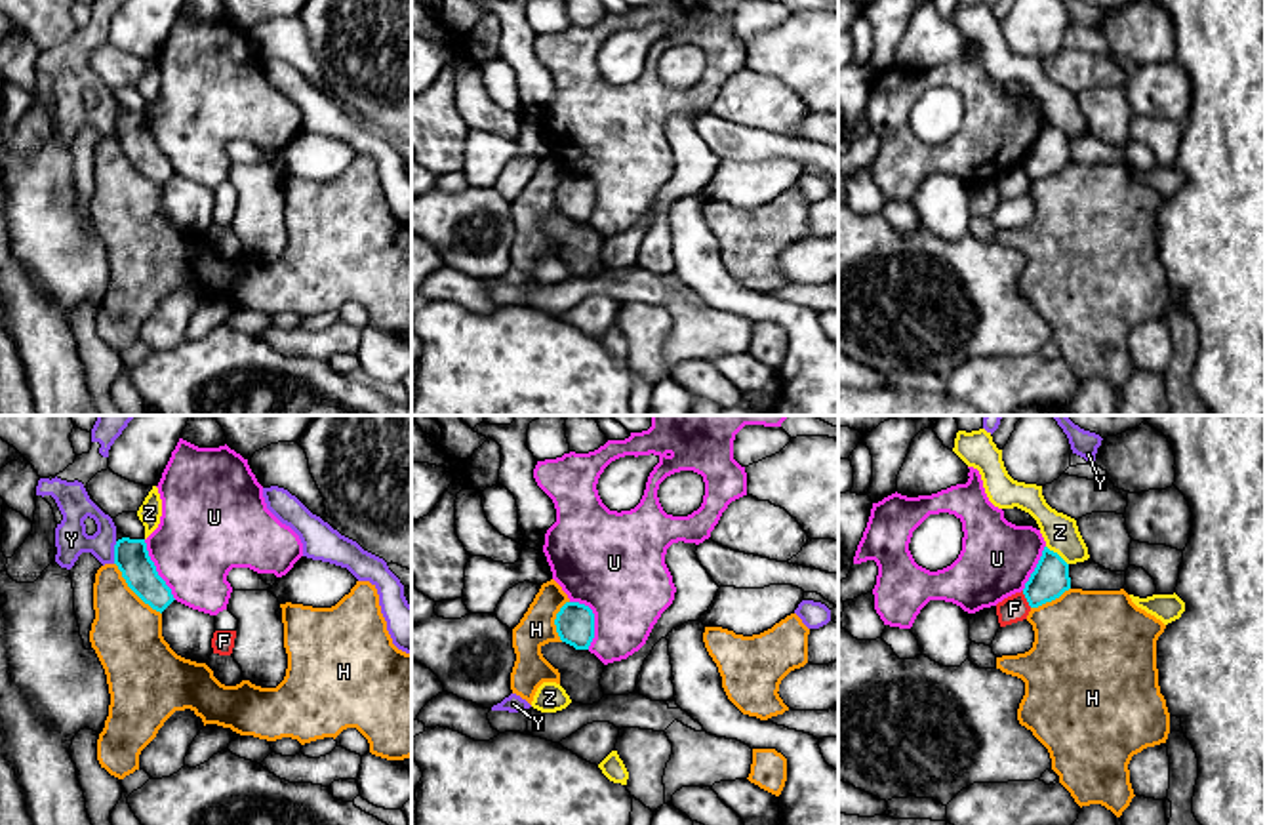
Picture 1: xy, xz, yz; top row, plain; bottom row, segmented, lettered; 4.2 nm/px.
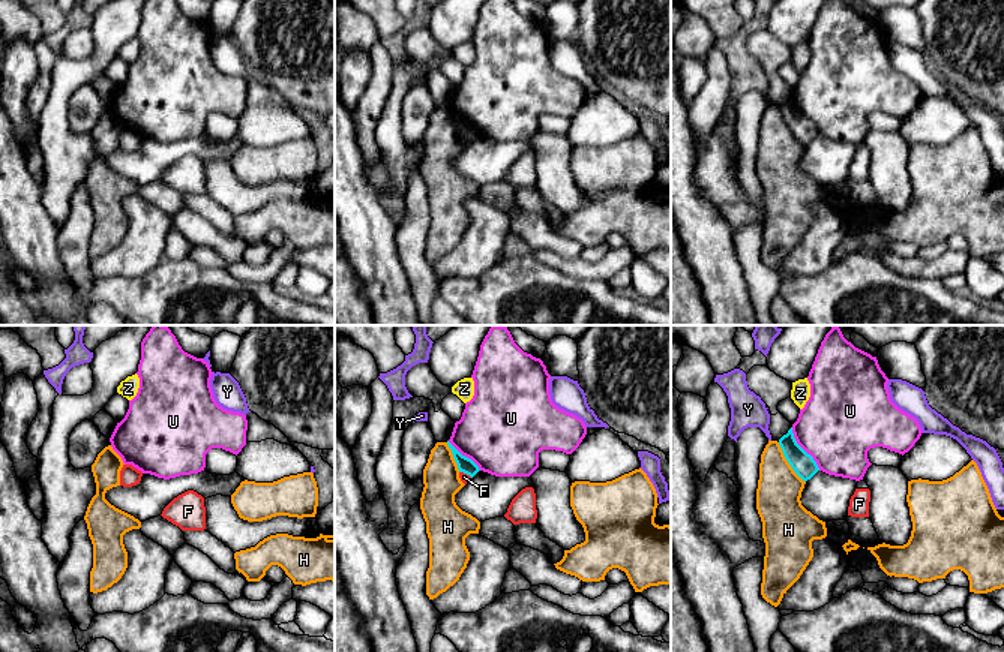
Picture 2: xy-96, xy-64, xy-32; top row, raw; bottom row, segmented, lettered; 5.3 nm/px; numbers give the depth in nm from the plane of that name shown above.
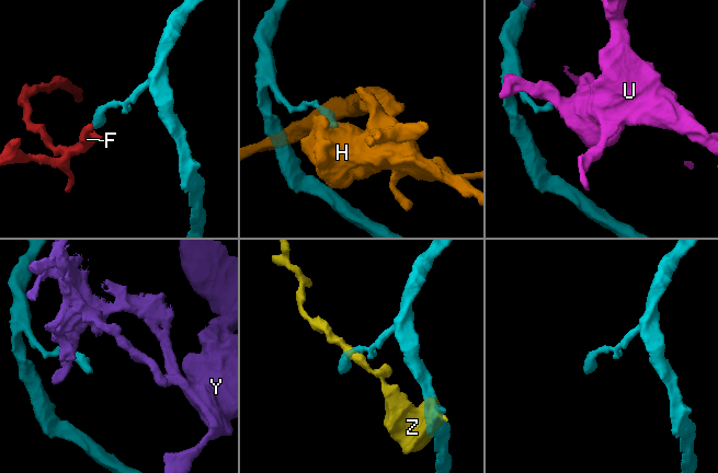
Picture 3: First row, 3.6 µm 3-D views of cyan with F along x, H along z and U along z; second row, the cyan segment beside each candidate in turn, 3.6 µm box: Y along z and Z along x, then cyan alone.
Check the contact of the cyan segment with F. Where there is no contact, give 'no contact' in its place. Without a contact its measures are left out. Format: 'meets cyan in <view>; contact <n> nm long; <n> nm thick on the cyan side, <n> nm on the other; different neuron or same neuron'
meets cyan in yz; contact 80 nm long; 160 nm thick on the cyan side, 120 nm on the other; different neuron

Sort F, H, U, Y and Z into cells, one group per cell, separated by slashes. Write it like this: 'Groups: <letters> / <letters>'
Groups: F / H / U / Y / Z

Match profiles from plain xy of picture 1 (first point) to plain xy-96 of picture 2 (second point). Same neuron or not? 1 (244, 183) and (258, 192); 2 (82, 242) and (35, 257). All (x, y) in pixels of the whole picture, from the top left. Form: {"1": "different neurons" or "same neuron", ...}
{"1": "same neuron", "2": "same neuron"}

